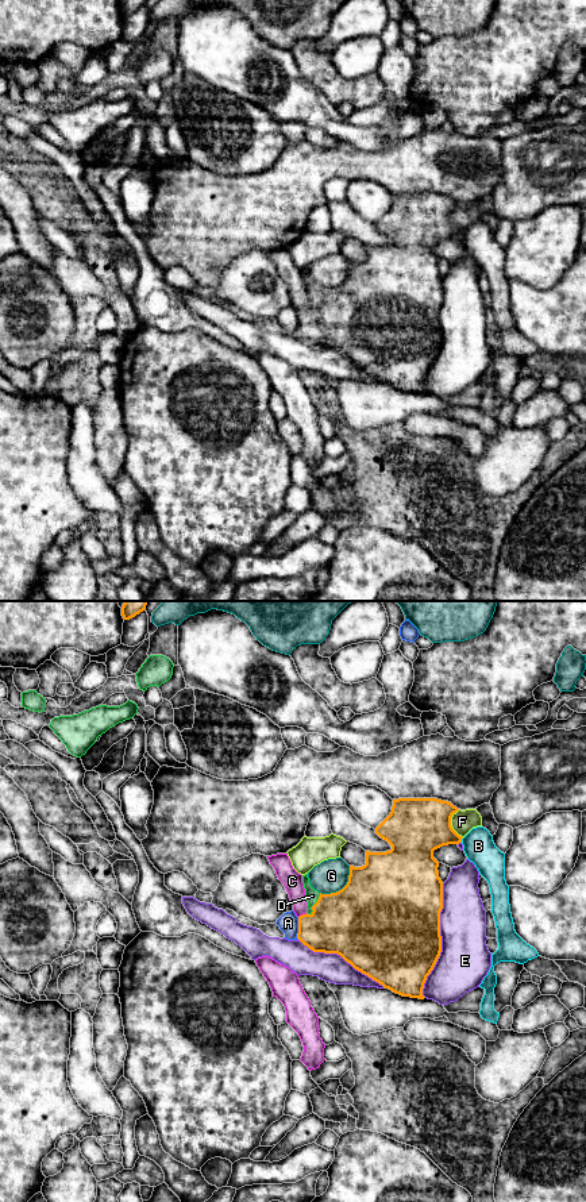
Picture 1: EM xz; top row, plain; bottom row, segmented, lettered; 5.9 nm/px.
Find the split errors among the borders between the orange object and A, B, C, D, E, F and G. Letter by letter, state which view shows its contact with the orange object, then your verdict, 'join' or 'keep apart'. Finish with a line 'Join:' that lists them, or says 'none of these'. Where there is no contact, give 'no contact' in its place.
A: xz | keep apart
B: xz | keep apart
C: xz | keep apart
D: xz | join
E: xz | keep apart
F: xz | keep apart
G: xz | keep apart
Join: D

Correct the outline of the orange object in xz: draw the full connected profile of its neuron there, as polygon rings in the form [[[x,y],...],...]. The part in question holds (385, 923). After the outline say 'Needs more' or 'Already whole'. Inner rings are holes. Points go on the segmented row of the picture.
[[[437,798],[393,800],[390,814],[375,828],[375,833],[392,845],[390,851],[366,851],[366,864],[350,866],[348,882],[336,893],[319,893],[311,886],[308,874],[302,875],[308,906],[307,913],[298,917],[297,939],[313,952],[340,955],[355,970],[396,994],[424,999],[424,983],[442,952],[443,882],[439,878],[439,862],[433,858],[433,851],[462,843],[463,837],[451,827],[451,817],[458,810],[451,802]]]. Needs more

